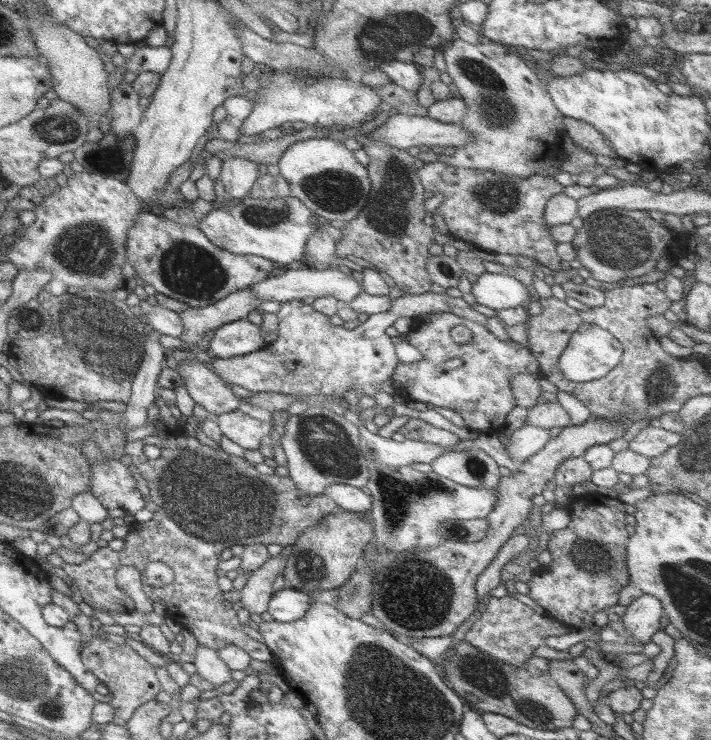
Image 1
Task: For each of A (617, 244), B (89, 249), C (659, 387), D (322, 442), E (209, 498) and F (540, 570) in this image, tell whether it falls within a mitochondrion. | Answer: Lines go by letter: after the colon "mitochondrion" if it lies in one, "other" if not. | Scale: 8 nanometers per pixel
A: mitochondrion
B: mitochondrion
C: mitochondrion
D: mitochondrion
E: mitochondrion
F: other

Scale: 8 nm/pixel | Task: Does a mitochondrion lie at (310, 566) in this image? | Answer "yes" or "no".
yes

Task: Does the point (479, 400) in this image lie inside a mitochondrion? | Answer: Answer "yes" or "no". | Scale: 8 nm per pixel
no

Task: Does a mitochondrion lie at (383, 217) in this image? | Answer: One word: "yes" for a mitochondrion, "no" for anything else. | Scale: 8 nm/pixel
yes

